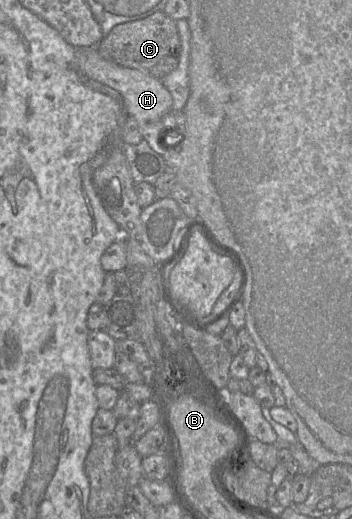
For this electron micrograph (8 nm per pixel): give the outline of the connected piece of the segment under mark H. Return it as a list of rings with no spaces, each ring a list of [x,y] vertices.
[[[77,48],[76,64],[89,79],[108,86],[122,96],[127,115],[133,117],[139,126],[143,139],[159,155],[166,152],[160,144],[161,132],[164,131],[162,118],[173,108],[172,95],[160,79],[147,72],[119,66],[104,59],[95,48]]]

